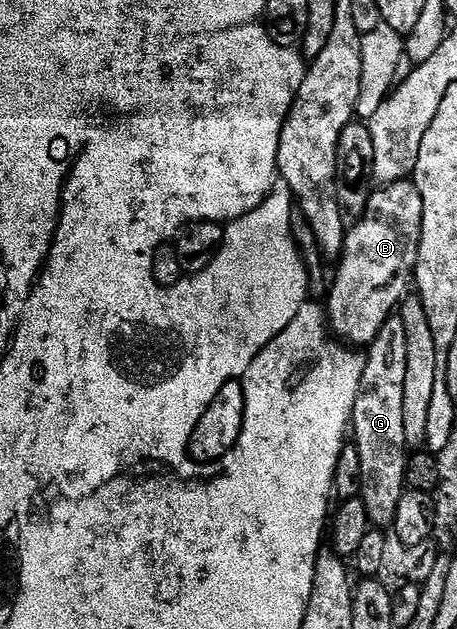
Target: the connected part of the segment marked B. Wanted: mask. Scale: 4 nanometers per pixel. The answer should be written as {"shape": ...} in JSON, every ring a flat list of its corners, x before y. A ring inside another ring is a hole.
{"shape":[[400,180,397,183,386,184,379,189,376,189,368,200,368,206,365,207,364,214,346,231,344,240,344,249,338,257,337,263,339,266,335,274,335,280,331,286,329,292,329,300,325,302,326,317,330,328,330,331,334,334,336,339,343,341,344,343,353,345,357,348,365,348,370,344,373,344,375,338,378,336,379,330,386,324,392,314,396,311,396,308,400,305,401,301,405,298,408,293,407,284,411,282,412,276,414,275,416,264,418,260,418,248,419,242,422,238,422,216,423,216,423,200,419,195,418,188,413,182,408,180]]}

